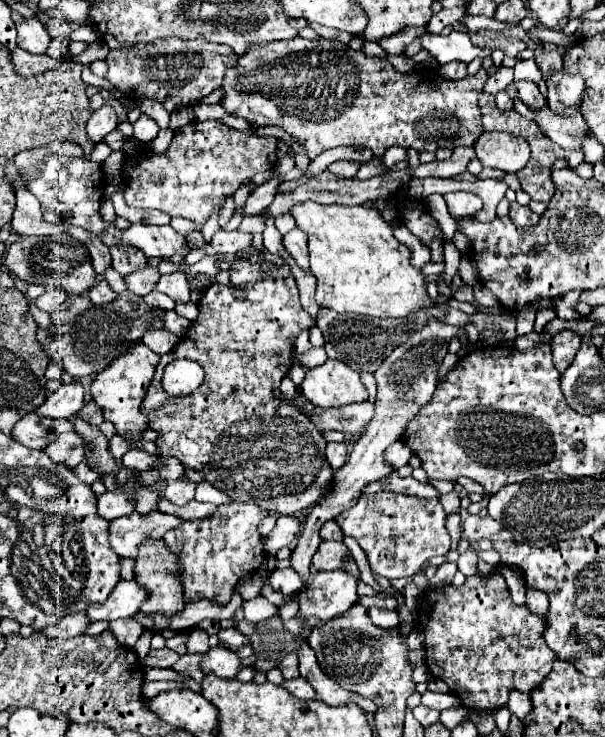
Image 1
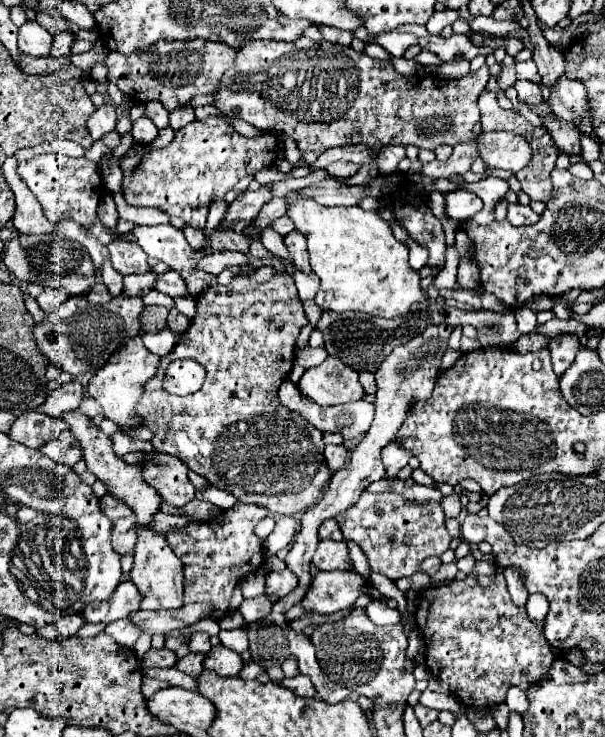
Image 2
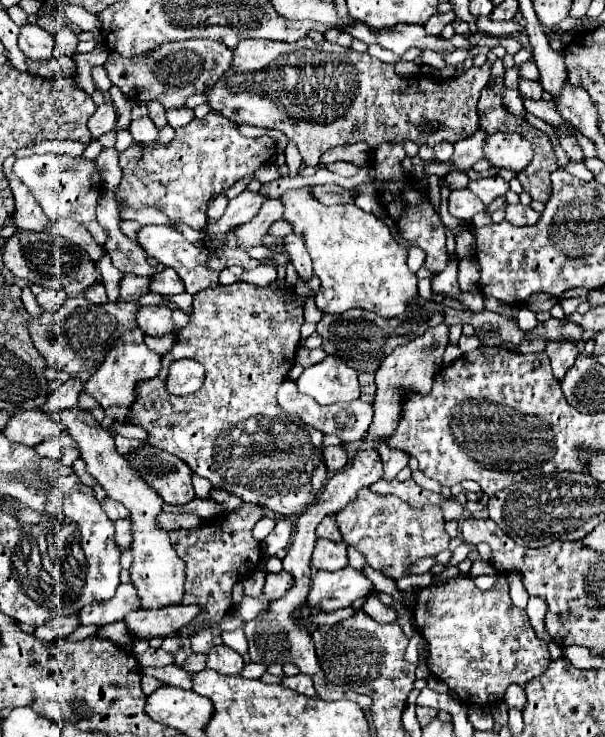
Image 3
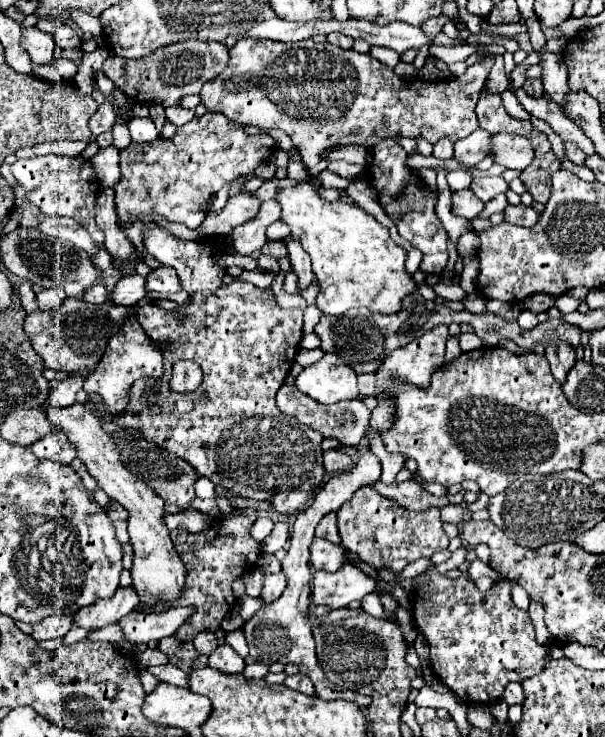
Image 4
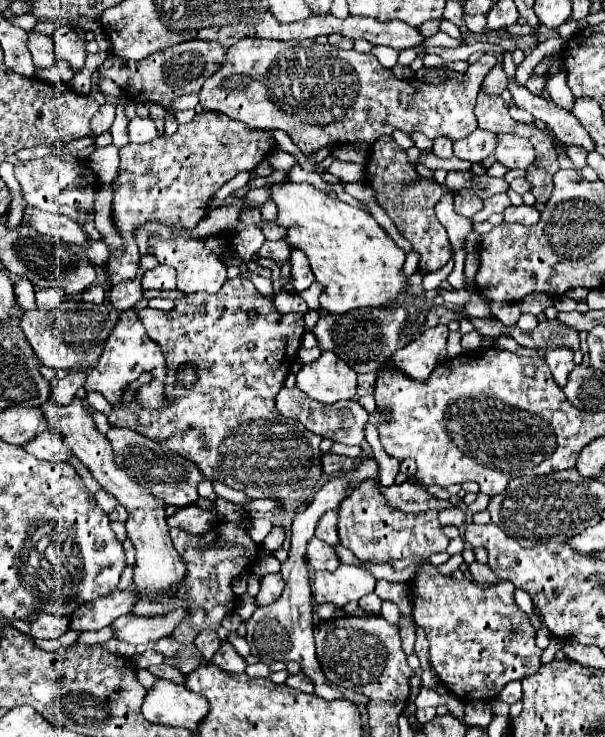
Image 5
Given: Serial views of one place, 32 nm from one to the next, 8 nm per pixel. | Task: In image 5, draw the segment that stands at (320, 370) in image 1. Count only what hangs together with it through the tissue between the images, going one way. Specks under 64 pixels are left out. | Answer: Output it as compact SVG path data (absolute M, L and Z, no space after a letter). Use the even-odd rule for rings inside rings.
M322 352L318 360L300 368L296 374L296 386L312 400L324 404L350 400L356 396L356 372L334 352Z

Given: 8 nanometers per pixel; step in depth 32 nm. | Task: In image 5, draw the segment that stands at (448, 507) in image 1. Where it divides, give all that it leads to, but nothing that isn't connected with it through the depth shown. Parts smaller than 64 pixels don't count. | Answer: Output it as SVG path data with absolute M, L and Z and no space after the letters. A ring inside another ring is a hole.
M454 506L450 510L440 510L438 520L440 520L440 524L452 524L456 528L462 528L466 524L466 514L460 506Z

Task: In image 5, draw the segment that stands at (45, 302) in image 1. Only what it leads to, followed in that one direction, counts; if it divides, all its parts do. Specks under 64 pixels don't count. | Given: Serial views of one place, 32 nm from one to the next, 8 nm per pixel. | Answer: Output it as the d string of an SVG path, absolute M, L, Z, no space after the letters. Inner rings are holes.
M44 288L36 292L36 306L40 310L54 310L64 300L66 292L62 288Z

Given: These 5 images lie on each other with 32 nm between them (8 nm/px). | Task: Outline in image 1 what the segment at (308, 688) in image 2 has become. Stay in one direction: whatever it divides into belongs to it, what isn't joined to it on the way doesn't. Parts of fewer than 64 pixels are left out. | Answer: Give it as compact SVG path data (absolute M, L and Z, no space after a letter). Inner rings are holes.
M298 676L298 678L292 678L292 680L284 680L282 682L282 688L286 688L288 692L292 692L296 698L300 700L310 700L310 698L316 698L316 692L312 688L312 684L304 678L304 676Z

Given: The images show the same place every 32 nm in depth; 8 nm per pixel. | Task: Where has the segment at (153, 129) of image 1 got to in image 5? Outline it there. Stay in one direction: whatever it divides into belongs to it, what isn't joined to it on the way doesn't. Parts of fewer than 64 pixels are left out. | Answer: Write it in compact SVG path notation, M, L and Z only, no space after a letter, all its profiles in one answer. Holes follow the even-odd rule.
M134 118L128 124L128 138L134 144L152 142L158 136L158 130L150 118Z

